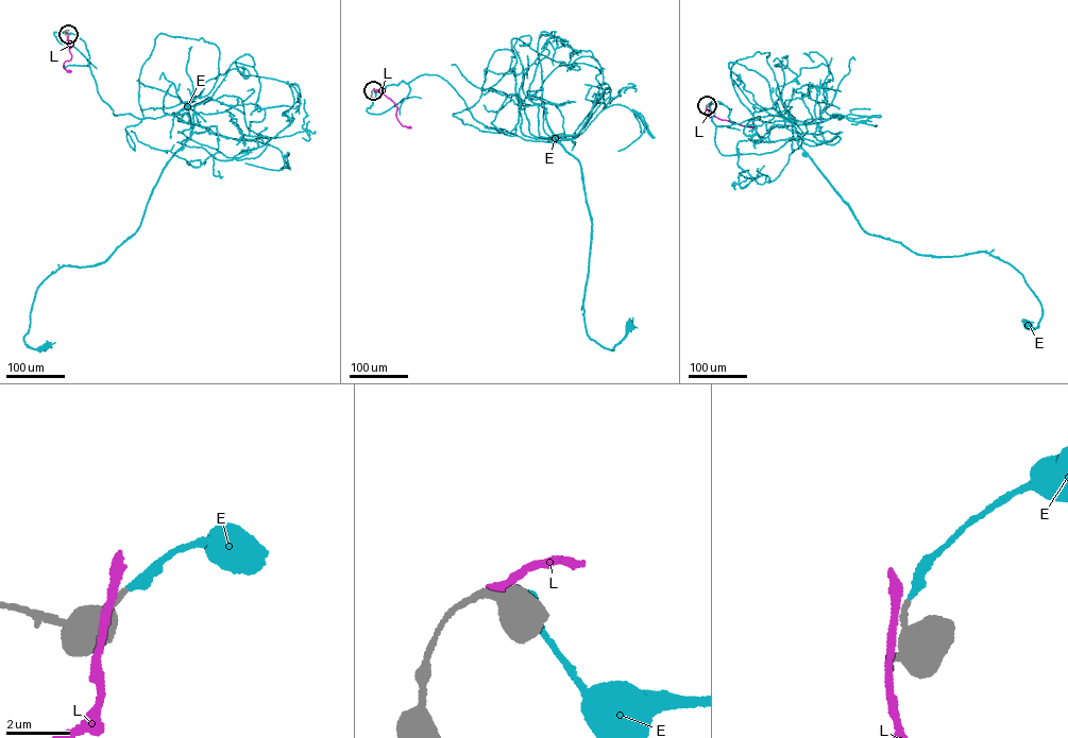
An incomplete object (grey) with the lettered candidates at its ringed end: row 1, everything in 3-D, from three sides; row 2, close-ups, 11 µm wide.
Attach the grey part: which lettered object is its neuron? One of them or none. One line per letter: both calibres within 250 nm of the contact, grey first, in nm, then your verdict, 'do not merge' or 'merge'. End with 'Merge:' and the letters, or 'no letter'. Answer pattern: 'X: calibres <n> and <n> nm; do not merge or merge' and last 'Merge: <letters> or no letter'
E: calibres 170 and 280 nm; merge
L: calibres 440 and 240 nm; do not merge
Merge: E

